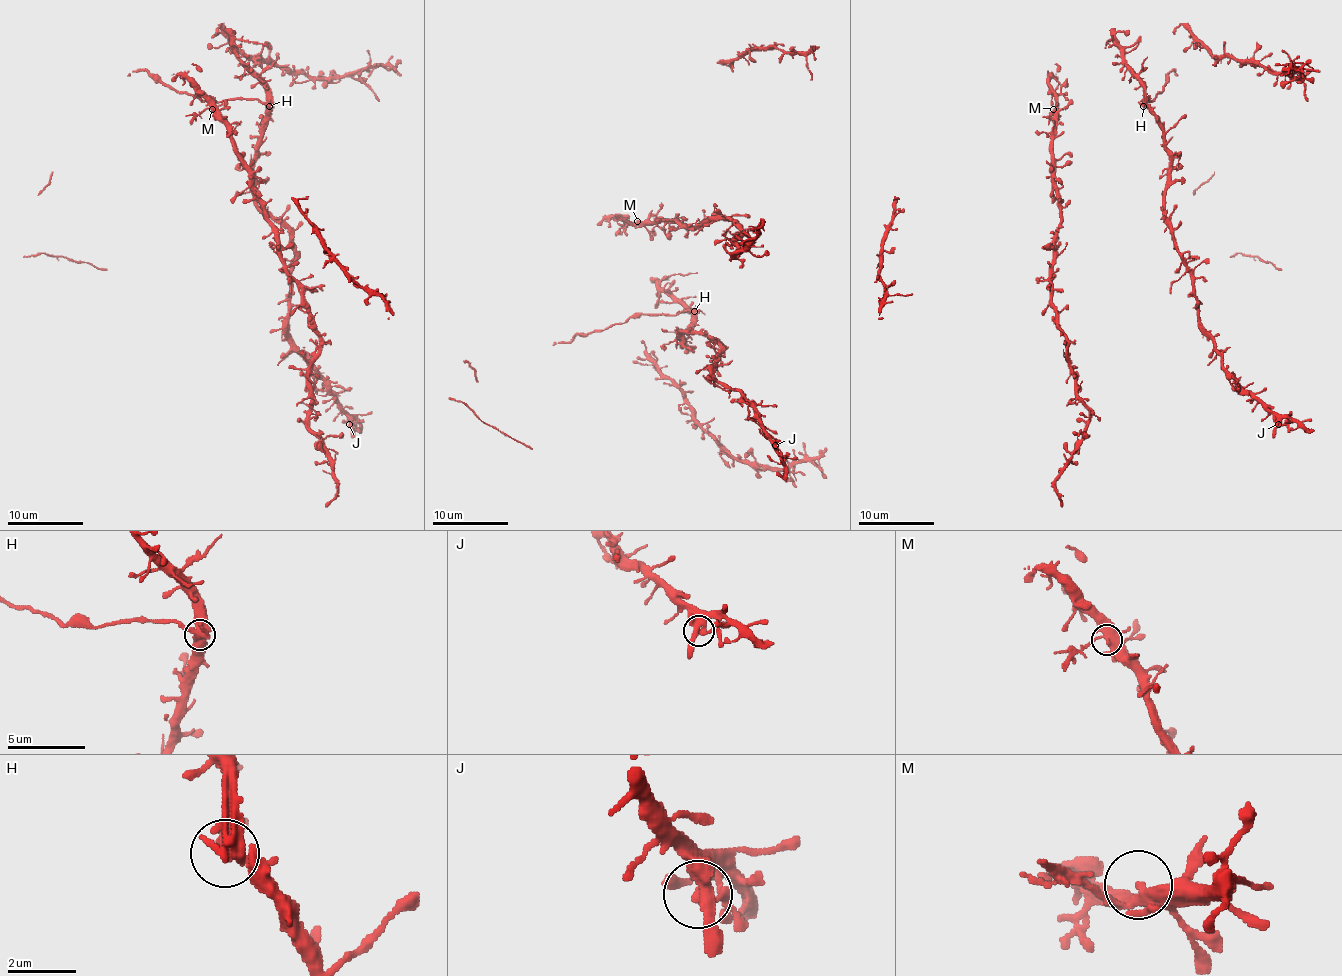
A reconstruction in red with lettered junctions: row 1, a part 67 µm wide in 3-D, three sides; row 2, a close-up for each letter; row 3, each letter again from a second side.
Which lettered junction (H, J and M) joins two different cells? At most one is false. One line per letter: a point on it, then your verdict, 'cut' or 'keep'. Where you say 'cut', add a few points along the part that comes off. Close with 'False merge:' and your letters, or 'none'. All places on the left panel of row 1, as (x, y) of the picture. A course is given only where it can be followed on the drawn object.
H: place (269, 106); cut; course (268, 105), (257, 99), (206, 101), (198, 96), (168, 88), (145, 71), (132, 71), (127, 75)
J: place (349, 424); keep
M: place (212, 109); keep
False merge: H

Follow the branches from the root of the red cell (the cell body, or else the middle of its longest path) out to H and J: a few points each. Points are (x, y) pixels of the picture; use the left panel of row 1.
H: (240, 81), (247, 69), (262, 84), (268, 105)
J: (240, 81), (247, 69), (266, 92), (253, 188), (257, 205), (287, 230), (295, 256), (289, 337), (349, 424)

